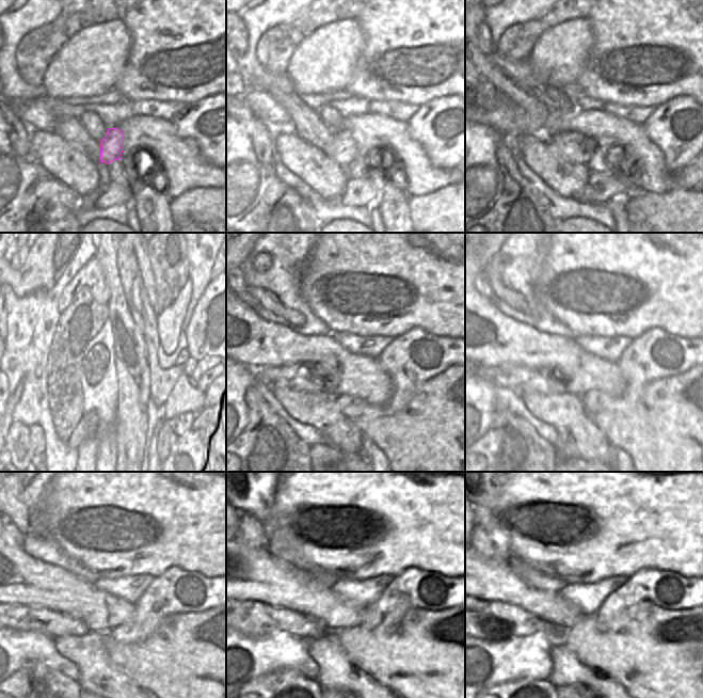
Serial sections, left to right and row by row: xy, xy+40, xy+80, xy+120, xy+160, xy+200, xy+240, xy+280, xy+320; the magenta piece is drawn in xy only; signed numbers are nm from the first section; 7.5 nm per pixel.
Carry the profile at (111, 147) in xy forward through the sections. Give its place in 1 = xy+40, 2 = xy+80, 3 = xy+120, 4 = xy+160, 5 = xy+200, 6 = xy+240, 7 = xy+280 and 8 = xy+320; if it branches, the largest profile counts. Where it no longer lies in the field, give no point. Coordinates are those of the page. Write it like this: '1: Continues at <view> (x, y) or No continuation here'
1: Continues at xy+40 (344, 149)
2: Continues at xy+80 (574, 146)
3: Continues at xy+120 (89, 384)
4: Continues at xy+160 (294, 378)
5: Continues at xy+200 (517, 379)
6: Continues at xy+240 (10, 616)
7: Continues at xy+280 (252, 619)
8: Continues at xy+320 (494, 621)

